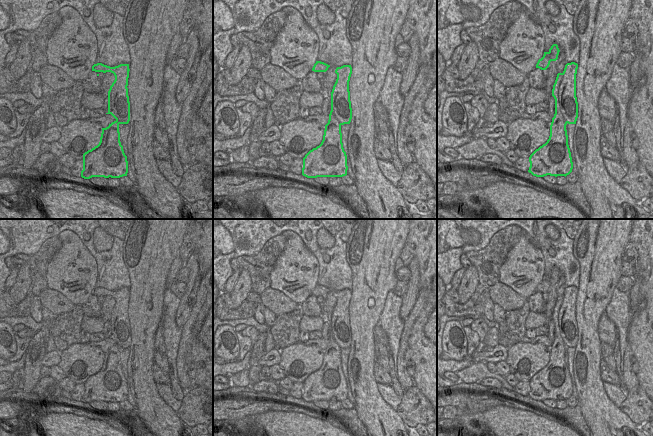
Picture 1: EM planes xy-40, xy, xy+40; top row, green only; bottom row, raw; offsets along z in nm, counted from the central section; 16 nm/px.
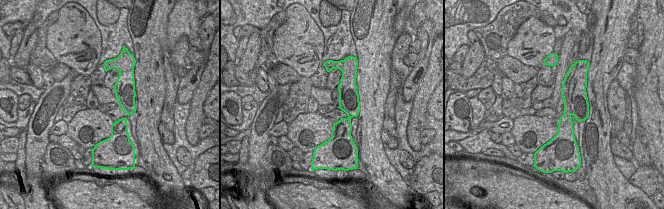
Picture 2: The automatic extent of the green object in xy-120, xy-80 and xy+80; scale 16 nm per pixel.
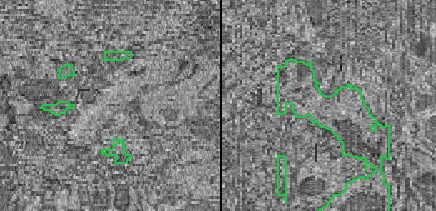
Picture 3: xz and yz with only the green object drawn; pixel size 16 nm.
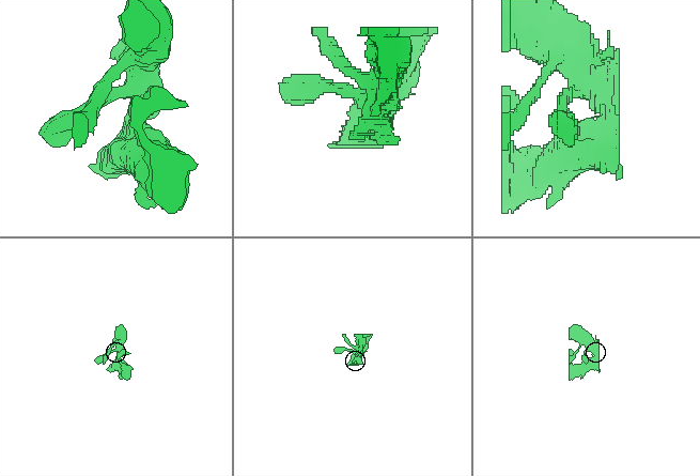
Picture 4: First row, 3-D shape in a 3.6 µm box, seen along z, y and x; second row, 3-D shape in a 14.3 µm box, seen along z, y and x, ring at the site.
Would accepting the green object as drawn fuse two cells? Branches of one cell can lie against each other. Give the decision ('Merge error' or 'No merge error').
Merge error

